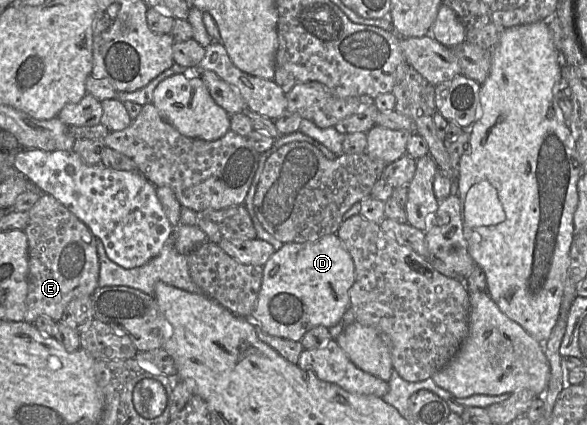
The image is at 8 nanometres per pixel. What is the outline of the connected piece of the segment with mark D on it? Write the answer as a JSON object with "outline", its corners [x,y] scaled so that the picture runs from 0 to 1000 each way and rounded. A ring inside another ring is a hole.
{"outline":[[[574,551],[554,553],[549,560],[530,569],[484,572],[484,576],[477,586],[470,588],[448,626],[445,680],[441,687],[436,725],[431,732],[429,744],[443,758],[445,769],[460,788],[474,791],[497,802],[511,802],[523,779],[538,767],[554,767],[557,772],[562,772],[574,765],[581,755],[584,741],[596,722],[595,685],[603,664],[603,614]]]}

